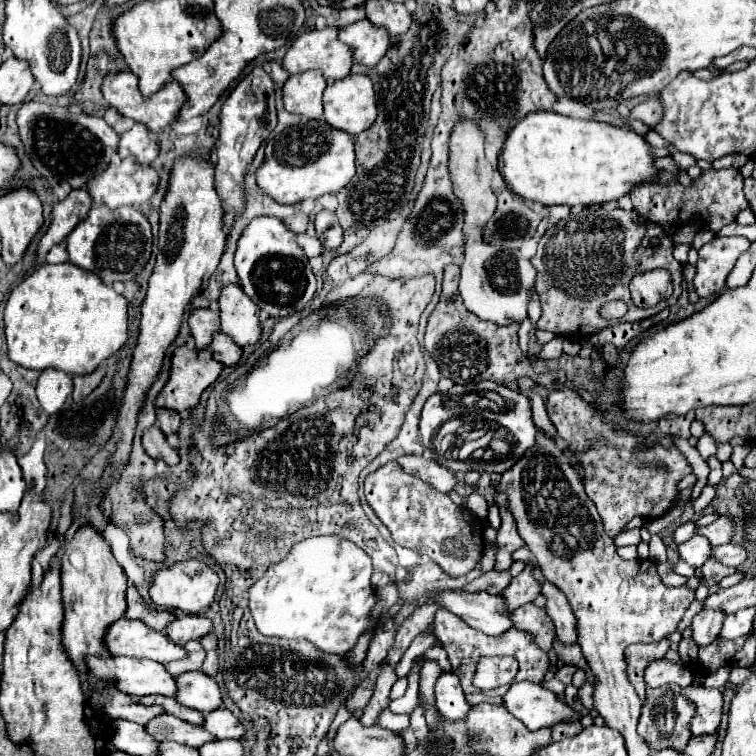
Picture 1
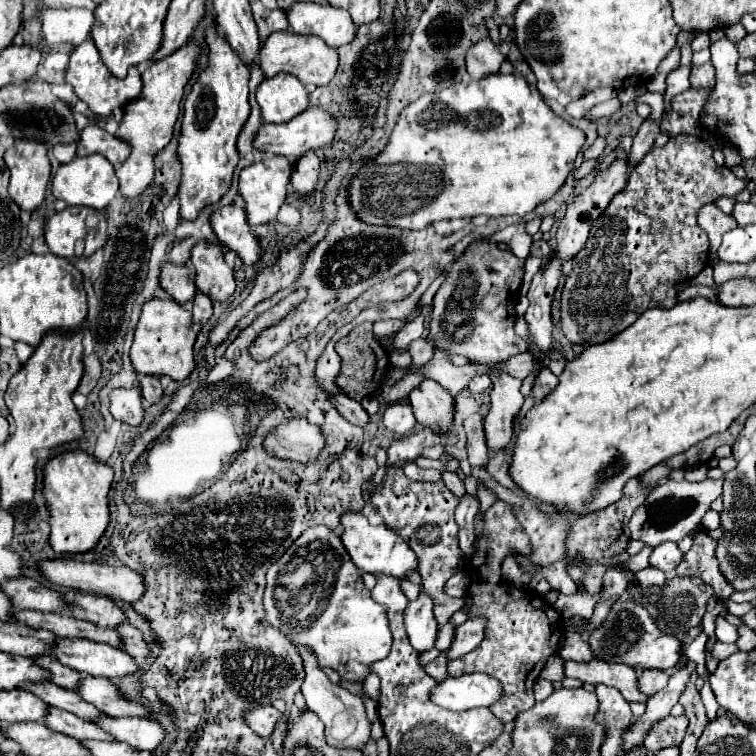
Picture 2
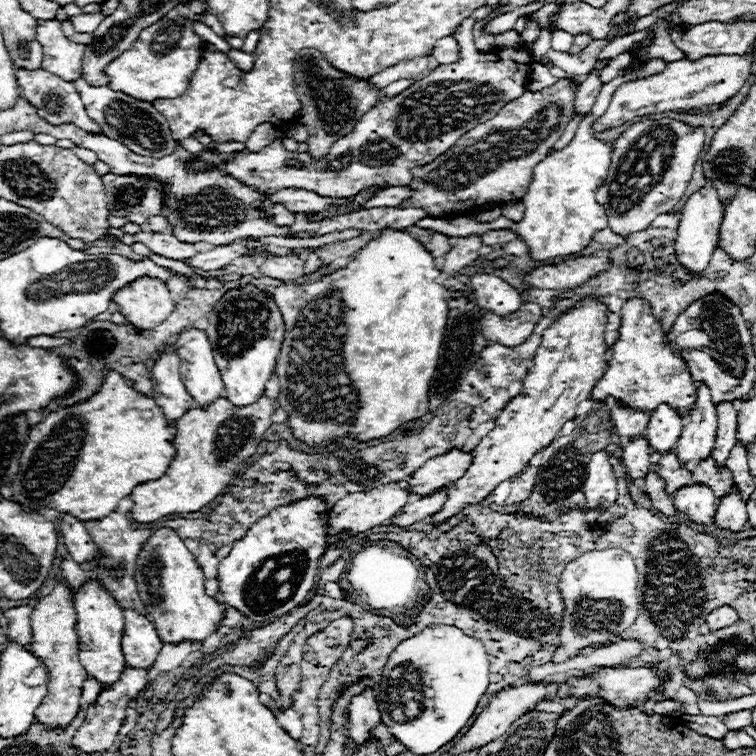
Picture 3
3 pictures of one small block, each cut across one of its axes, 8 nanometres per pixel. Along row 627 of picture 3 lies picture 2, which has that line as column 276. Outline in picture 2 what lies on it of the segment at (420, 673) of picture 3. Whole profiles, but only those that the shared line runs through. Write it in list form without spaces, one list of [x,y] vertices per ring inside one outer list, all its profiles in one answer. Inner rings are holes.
[[[306,418],[280,424],[266,442],[266,448],[280,458],[292,458],[298,462],[312,462],[322,450],[324,440],[320,428]]]

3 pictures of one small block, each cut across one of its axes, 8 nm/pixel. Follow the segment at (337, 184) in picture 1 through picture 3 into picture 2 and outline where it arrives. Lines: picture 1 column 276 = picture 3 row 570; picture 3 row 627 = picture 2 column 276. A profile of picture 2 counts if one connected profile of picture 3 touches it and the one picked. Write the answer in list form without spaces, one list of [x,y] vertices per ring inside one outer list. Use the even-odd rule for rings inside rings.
[[[268,156],[262,162],[250,164],[240,172],[240,196],[246,200],[246,212],[252,226],[260,226],[276,220],[278,208],[286,202],[286,196],[288,196],[286,186],[290,182],[292,170],[294,170],[294,164],[290,164],[288,158]]]

